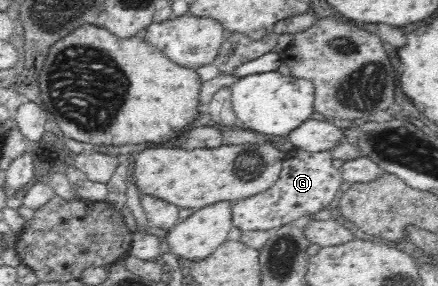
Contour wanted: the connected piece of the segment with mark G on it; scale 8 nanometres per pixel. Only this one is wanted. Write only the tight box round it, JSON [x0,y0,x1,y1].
[232,148,343,231]

